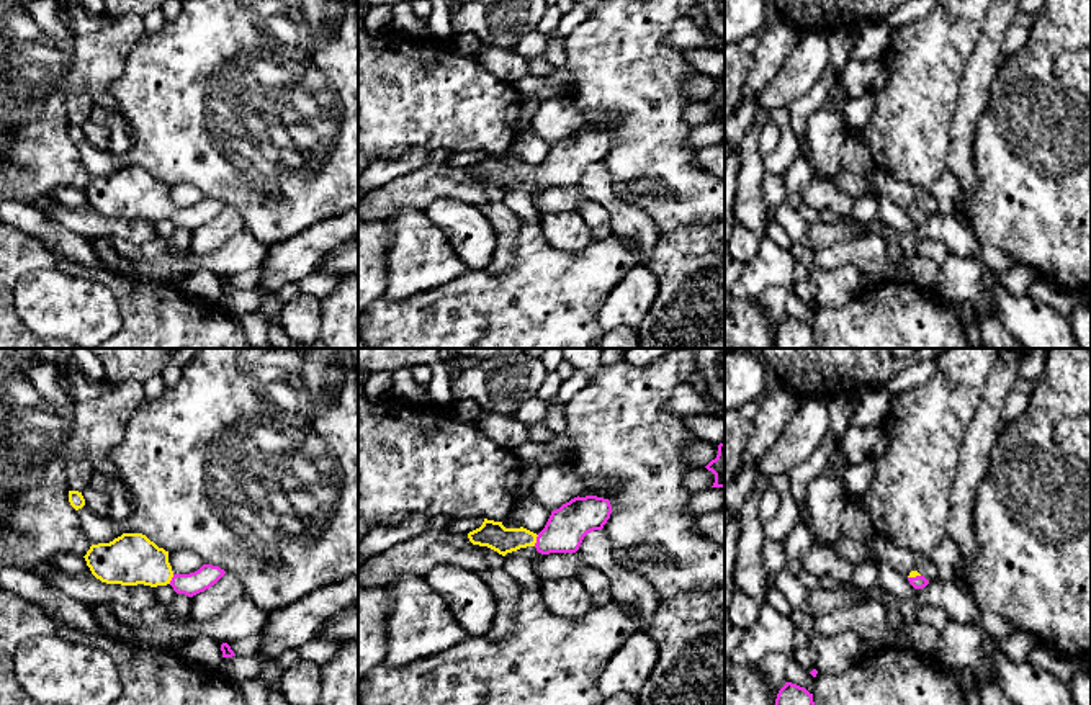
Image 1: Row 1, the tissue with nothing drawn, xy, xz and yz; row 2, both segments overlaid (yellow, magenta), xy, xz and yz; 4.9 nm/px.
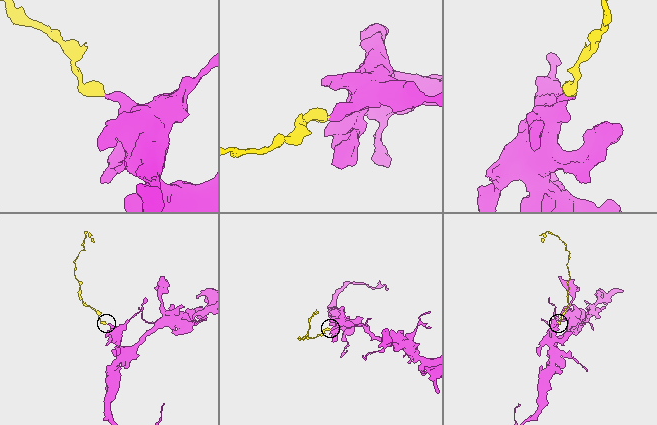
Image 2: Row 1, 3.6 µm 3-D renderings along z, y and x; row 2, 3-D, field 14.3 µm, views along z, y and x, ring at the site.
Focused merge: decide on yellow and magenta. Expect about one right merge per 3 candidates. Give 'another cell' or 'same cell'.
same cell

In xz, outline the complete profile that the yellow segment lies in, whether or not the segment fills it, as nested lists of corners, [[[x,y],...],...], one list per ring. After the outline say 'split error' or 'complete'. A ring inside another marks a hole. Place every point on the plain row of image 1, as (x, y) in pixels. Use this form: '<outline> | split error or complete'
[[[577,129],[553,144],[538,168],[523,160],[505,162],[502,155],[484,152],[479,162],[468,167],[468,172],[473,178],[487,180],[502,190],[527,180],[535,180],[541,188],[576,186],[587,167],[604,162],[610,147],[608,132]]] | split error

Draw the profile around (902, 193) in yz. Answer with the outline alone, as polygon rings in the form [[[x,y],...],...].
[[[877,168],[873,172],[873,175],[870,177],[870,185],[878,195],[888,196],[896,206],[906,211],[911,204],[918,204],[927,214],[937,214],[939,201],[926,186],[898,182],[882,168]]]

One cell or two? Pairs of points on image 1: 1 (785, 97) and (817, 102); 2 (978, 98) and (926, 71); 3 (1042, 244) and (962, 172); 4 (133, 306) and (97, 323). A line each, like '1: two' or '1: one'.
1: two
2: two
3: two
4: two

